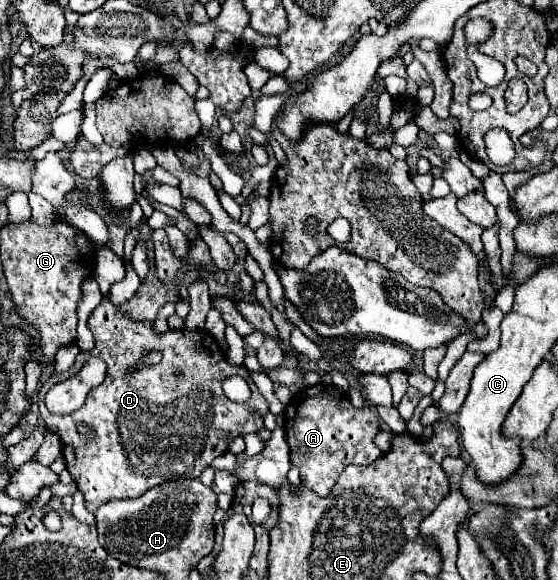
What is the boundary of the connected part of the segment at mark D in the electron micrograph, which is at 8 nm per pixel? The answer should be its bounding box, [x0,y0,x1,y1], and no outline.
[37,246,269,514]

